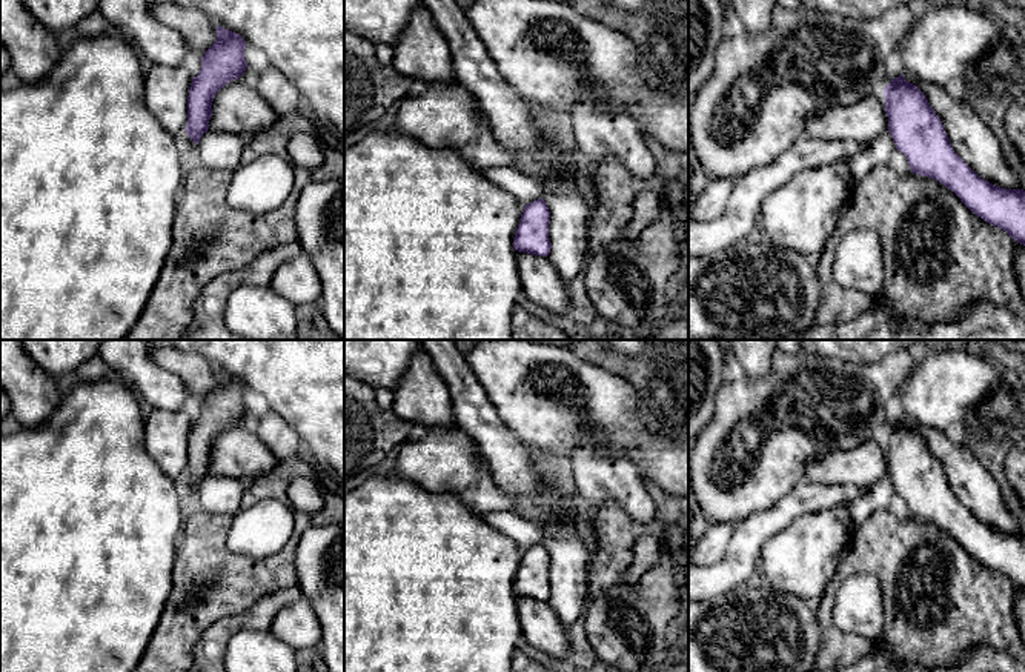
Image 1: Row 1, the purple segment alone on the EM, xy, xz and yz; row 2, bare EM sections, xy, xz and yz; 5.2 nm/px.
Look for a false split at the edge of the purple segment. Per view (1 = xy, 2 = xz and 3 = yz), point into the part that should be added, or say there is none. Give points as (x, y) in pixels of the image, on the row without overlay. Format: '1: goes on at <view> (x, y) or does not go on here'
1: does not go on here
2: does not go on here
3: does not go on here

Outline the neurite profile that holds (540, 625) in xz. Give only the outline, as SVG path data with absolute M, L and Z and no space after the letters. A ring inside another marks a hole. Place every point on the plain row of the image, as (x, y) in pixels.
M516 595L516 609L521 637L532 647L555 658L562 658L567 654L567 627L562 626L547 601Z

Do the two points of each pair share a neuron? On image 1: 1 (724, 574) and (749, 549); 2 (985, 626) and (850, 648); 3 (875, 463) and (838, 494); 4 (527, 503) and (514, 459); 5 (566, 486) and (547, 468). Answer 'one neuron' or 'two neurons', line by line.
1: one neuron
2: one neuron
3: two neurons
4: one neuron
5: one neuron

